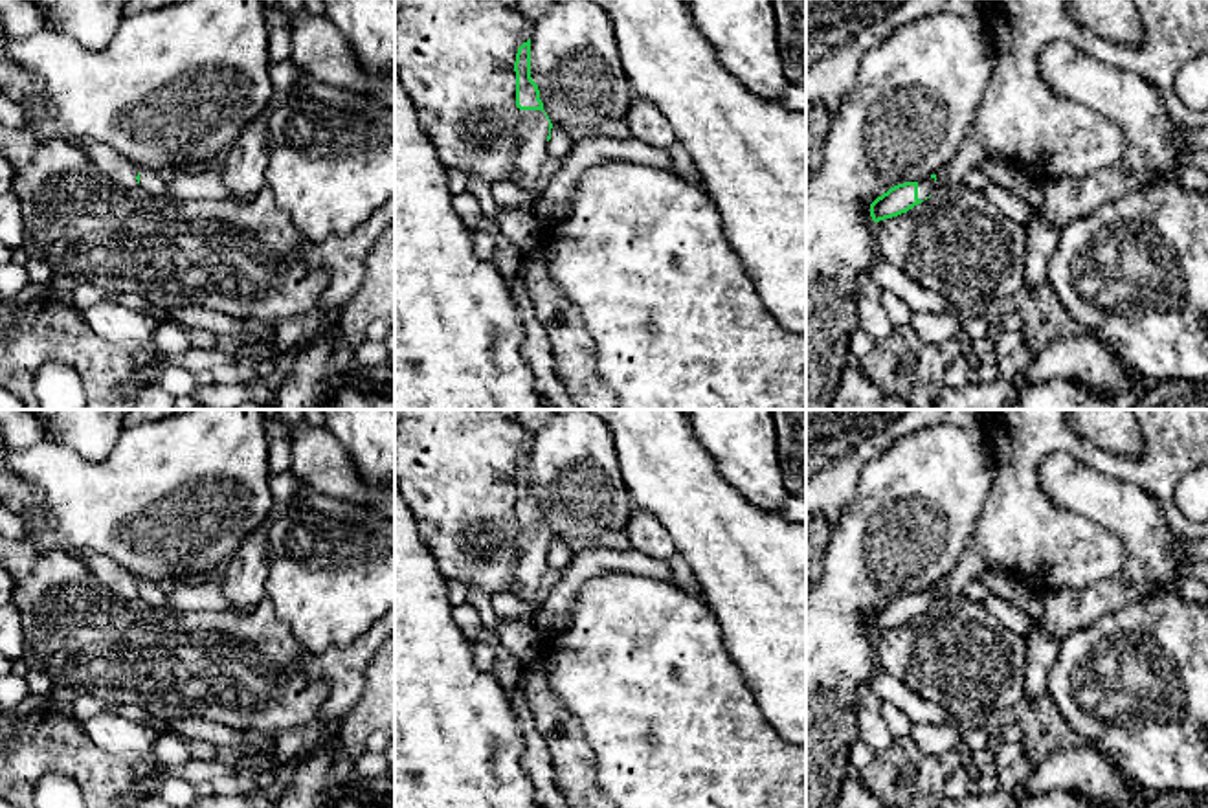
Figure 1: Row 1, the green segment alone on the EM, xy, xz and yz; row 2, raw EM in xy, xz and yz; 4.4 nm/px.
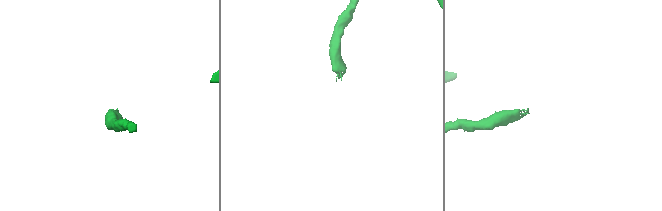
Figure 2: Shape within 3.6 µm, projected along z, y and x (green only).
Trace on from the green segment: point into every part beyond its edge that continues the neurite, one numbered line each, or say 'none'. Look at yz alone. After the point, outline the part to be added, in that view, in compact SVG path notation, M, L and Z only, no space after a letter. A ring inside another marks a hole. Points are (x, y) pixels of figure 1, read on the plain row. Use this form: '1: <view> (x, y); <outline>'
1: yz (928, 597); M931 588L918 593L918 610L925 612L934 600L936 600L936 593Z

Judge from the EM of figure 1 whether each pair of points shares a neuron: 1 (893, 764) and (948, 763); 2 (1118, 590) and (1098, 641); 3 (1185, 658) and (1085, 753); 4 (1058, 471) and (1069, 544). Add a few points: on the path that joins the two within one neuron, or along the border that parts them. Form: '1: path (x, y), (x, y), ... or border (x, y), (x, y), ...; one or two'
1: path (906, 763), (935, 763); one
2: border (1150, 597), (1122, 605), (1100, 617); two
3: border (1084, 740), (1100, 746), (1126, 772); two
4: border (1038, 472), (1041, 491), (1056, 505), (1102, 527); two

